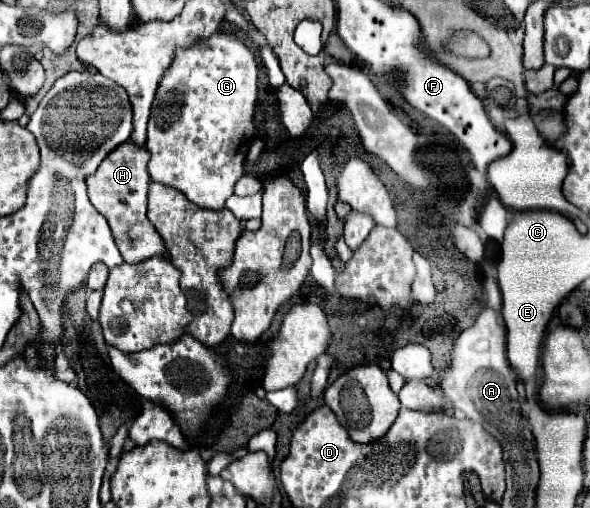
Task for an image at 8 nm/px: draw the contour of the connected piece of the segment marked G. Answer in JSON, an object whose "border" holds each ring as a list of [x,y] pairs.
{"border":[[[216,32],[206,44],[196,44],[194,48],[178,52],[170,72],[166,72],[156,100],[152,104],[152,116],[148,122],[146,148],[150,153],[148,172],[154,182],[176,188],[190,202],[222,210],[224,202],[234,194],[236,180],[244,174],[244,158],[256,136],[254,108],[256,108],[256,88],[258,88],[258,64],[254,54],[230,34]]]}

